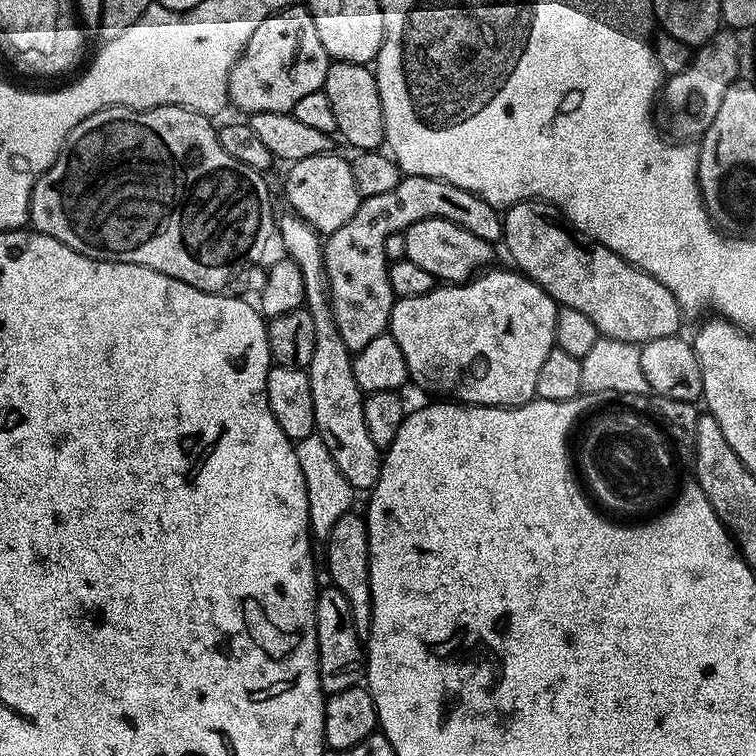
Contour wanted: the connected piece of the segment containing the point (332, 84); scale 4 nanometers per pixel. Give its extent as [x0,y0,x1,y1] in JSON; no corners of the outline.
[322,62,385,150]

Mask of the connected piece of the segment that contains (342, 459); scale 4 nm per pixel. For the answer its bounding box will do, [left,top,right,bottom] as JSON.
[278,215,382,490]

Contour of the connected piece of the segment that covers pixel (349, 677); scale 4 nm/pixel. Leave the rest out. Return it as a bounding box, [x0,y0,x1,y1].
[316,586,366,693]

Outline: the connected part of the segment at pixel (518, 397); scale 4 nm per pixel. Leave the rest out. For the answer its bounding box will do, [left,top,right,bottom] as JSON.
[390,268,558,406]

